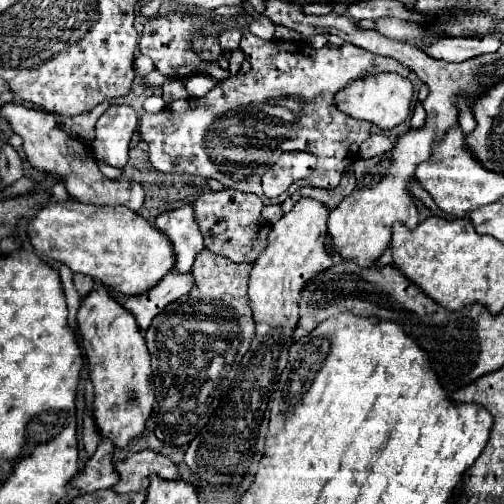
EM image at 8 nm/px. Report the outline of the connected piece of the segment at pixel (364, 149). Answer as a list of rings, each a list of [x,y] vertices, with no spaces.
[[[375,134],[361,144],[361,158],[375,158],[389,150],[393,150],[393,140],[387,138],[385,134]]]

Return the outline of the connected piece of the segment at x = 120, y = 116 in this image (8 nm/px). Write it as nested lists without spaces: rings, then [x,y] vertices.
[[[109,106],[95,126],[95,158],[107,162],[113,168],[123,168],[129,160],[129,140],[135,134],[137,124],[137,112],[131,106]]]

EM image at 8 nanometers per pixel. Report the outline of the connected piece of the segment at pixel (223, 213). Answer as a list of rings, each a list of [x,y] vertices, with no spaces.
[[[239,190],[205,192],[193,202],[193,212],[203,234],[205,248],[217,256],[225,256],[233,262],[253,264],[267,246],[267,233],[272,224],[261,216],[263,202],[255,194],[245,194]]]

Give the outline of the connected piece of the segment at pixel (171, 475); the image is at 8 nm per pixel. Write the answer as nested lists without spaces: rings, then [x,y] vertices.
[[[143,450],[117,462],[115,472],[119,474],[119,482],[113,486],[117,494],[147,490],[151,474],[157,474],[163,480],[177,480],[177,468],[173,462],[153,450]]]

